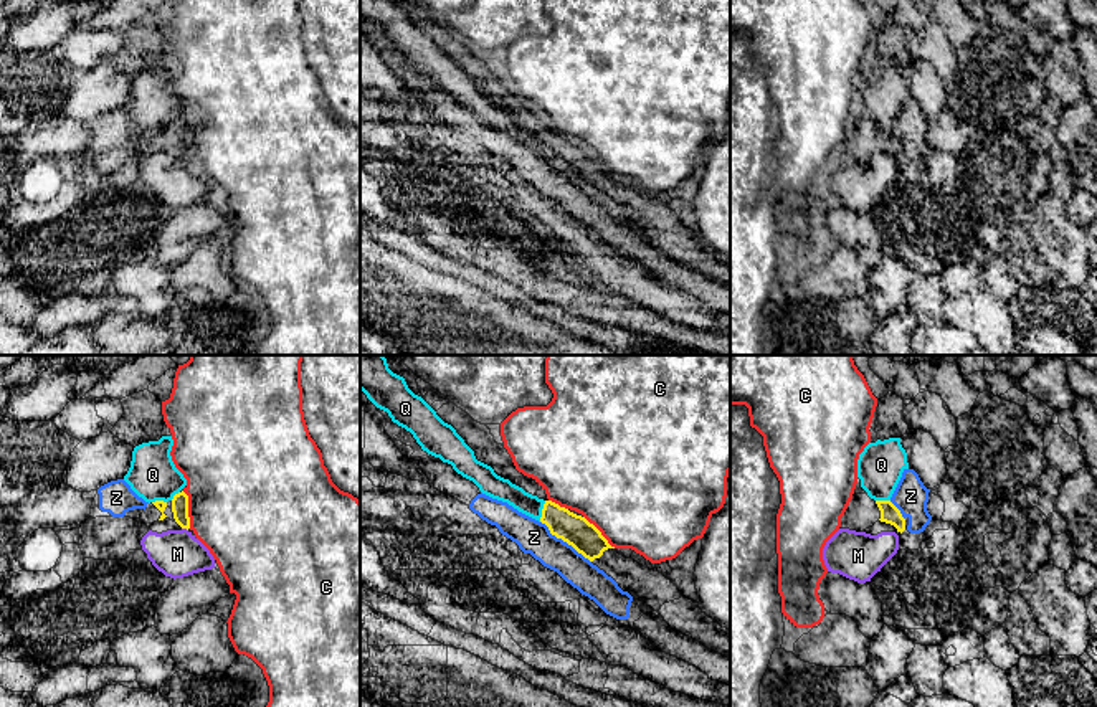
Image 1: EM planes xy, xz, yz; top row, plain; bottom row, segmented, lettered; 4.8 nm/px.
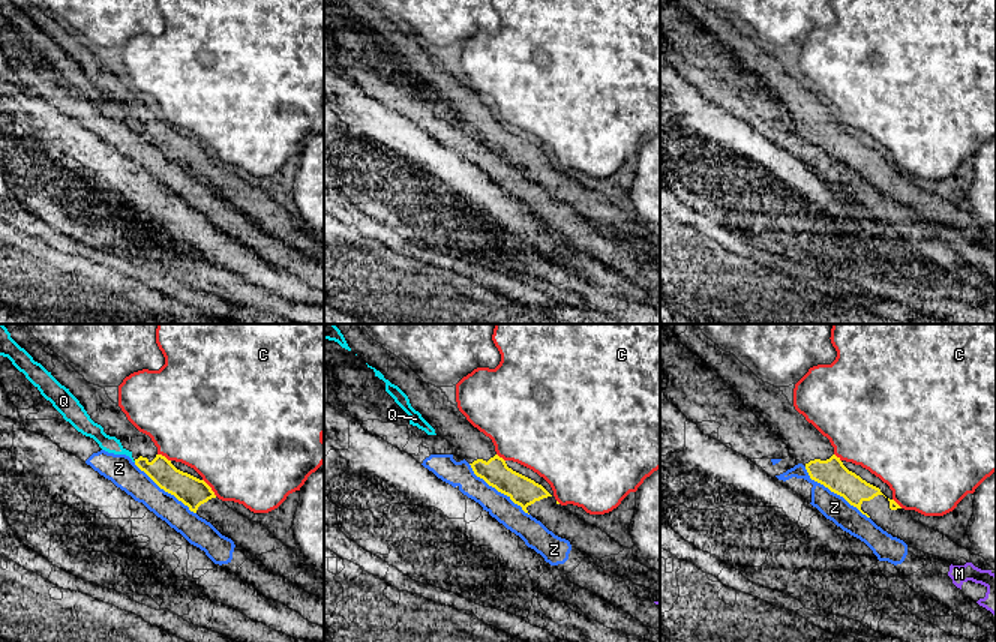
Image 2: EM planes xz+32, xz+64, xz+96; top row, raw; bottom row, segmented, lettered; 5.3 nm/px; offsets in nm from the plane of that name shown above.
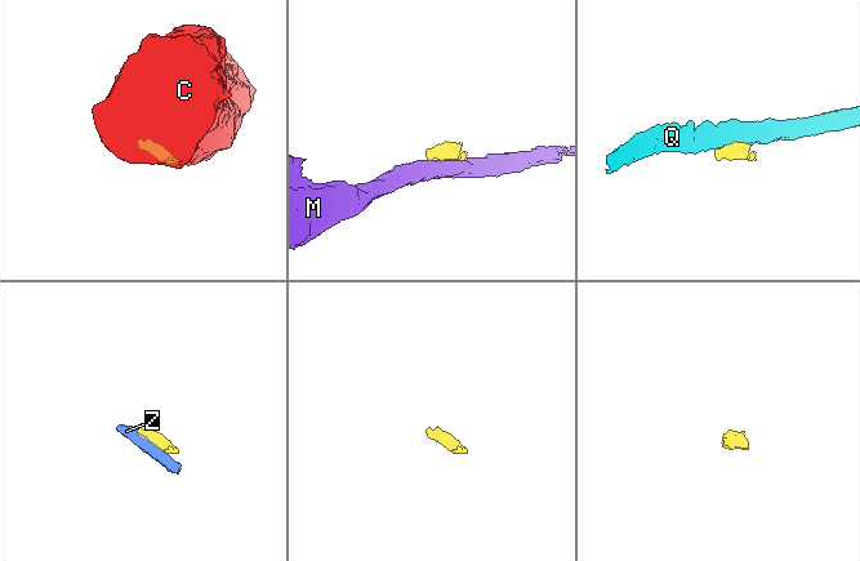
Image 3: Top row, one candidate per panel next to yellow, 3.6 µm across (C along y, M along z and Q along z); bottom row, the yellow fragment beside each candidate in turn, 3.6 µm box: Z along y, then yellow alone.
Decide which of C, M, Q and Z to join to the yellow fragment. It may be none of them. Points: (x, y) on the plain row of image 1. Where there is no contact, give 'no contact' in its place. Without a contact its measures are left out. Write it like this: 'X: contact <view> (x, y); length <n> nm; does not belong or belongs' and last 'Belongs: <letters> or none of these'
C: contact xy (187, 139); length 190 nm; does not belong
M: contact xy (185, 157); length 40 nm; does not belong
Q: contact xz (542, 141); length 110 nm; does not belong
Z: contact xz (565, 170); length 320 nm; does not belong
Belongs: none of these

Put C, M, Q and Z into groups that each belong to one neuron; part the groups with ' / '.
C / M / Q / Z

